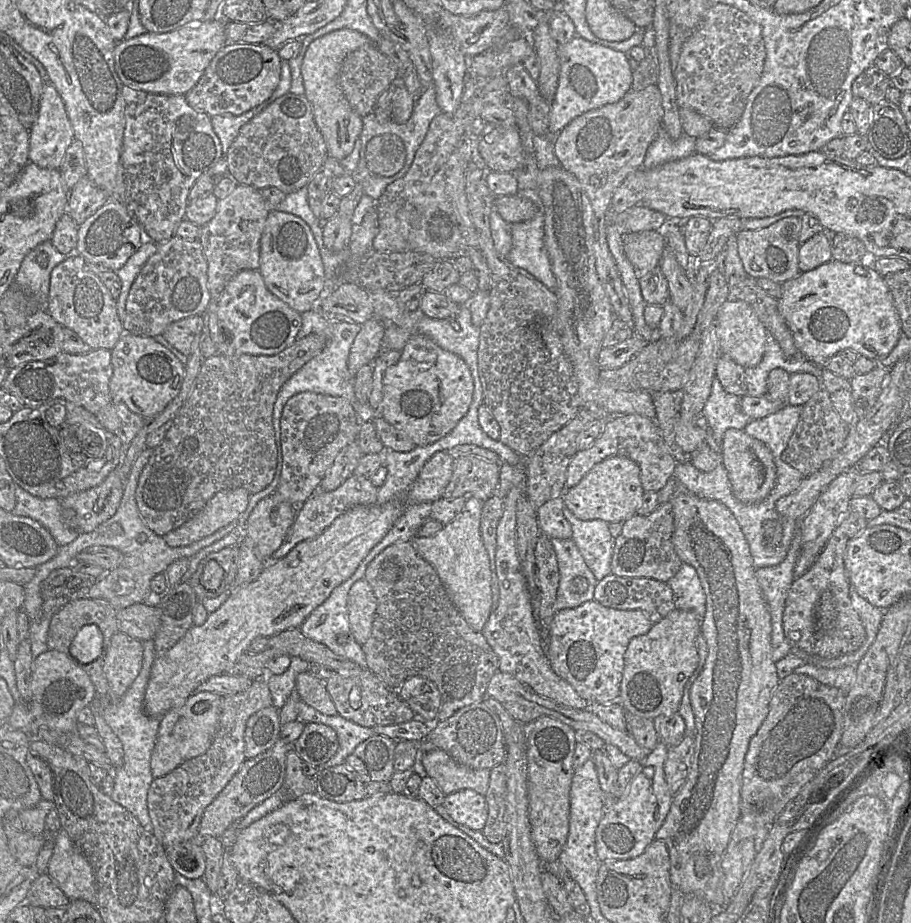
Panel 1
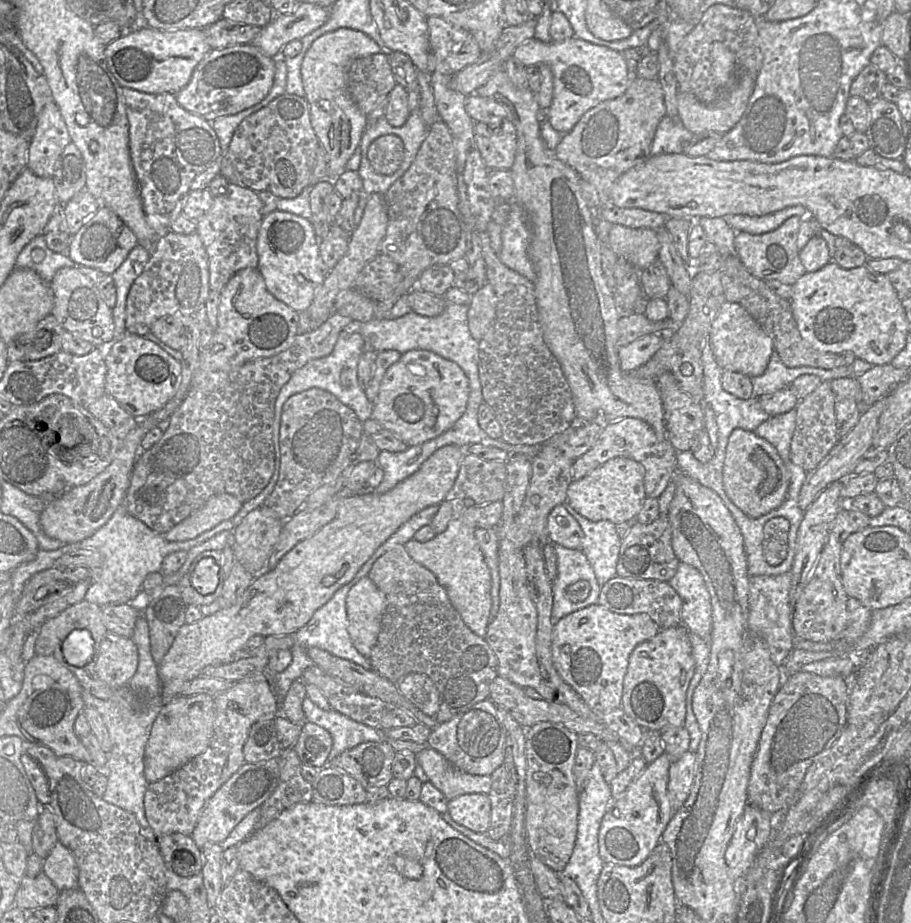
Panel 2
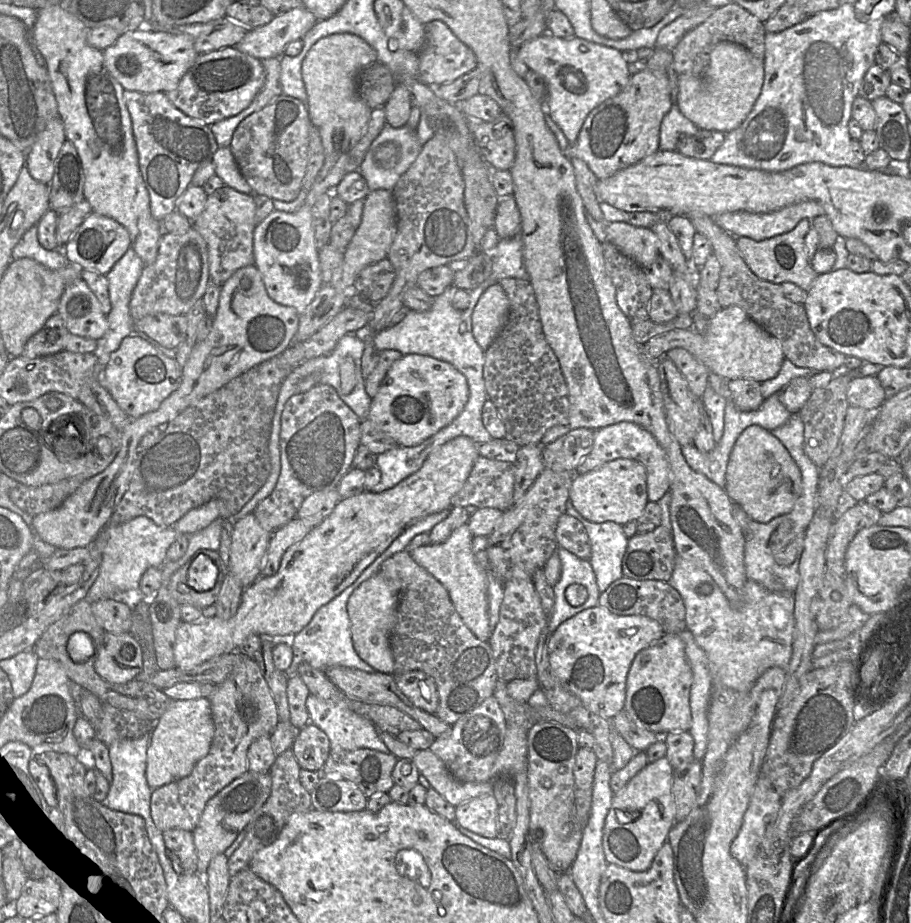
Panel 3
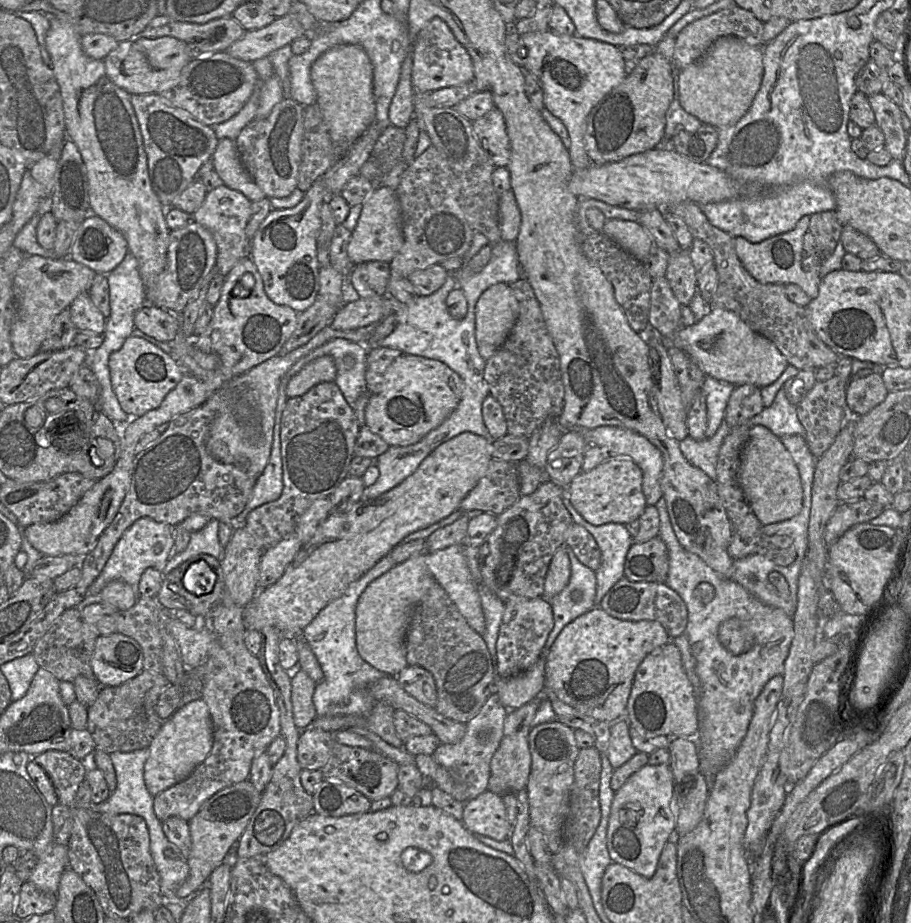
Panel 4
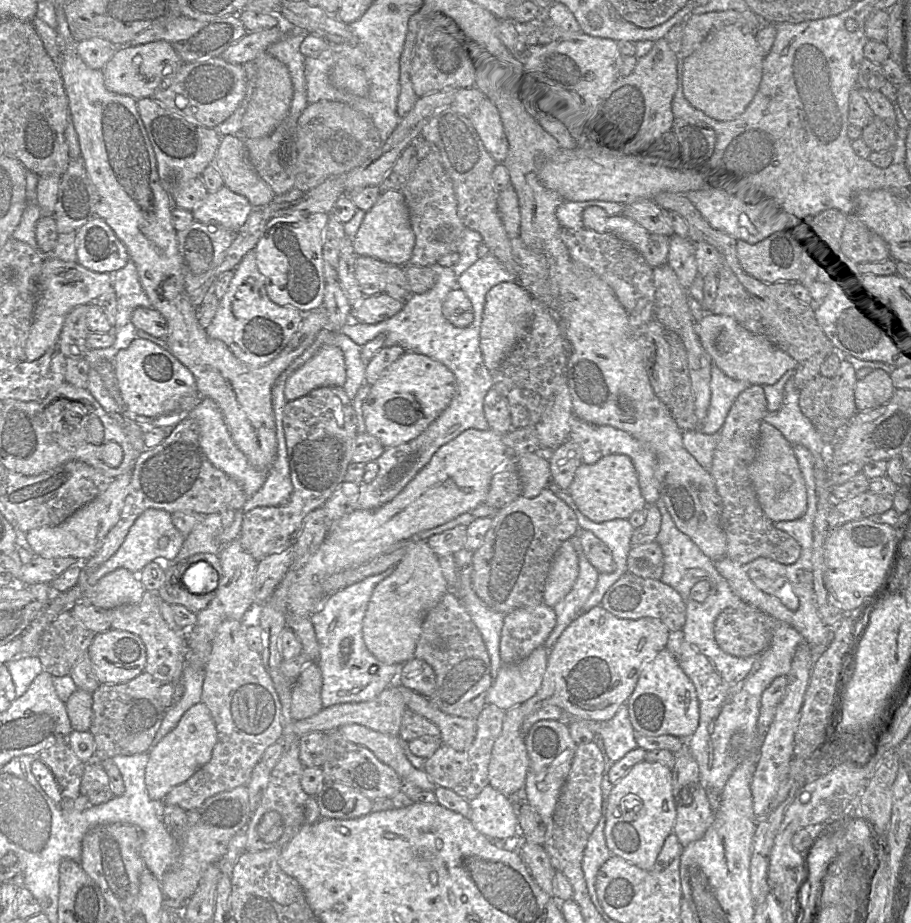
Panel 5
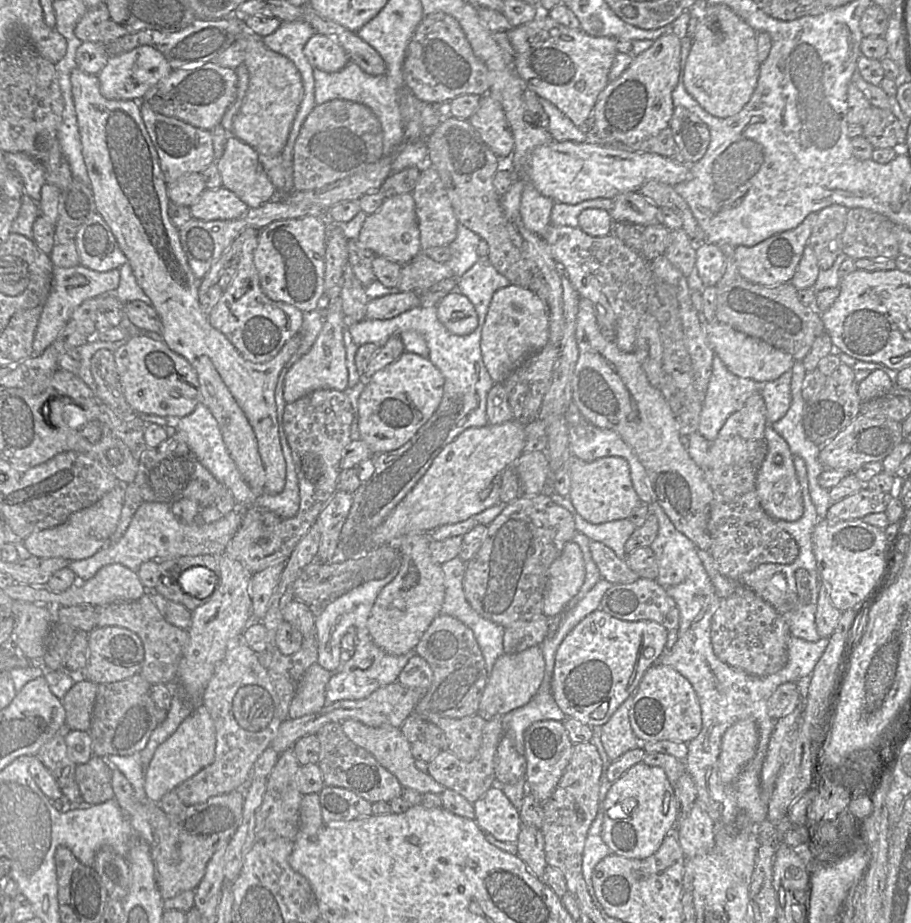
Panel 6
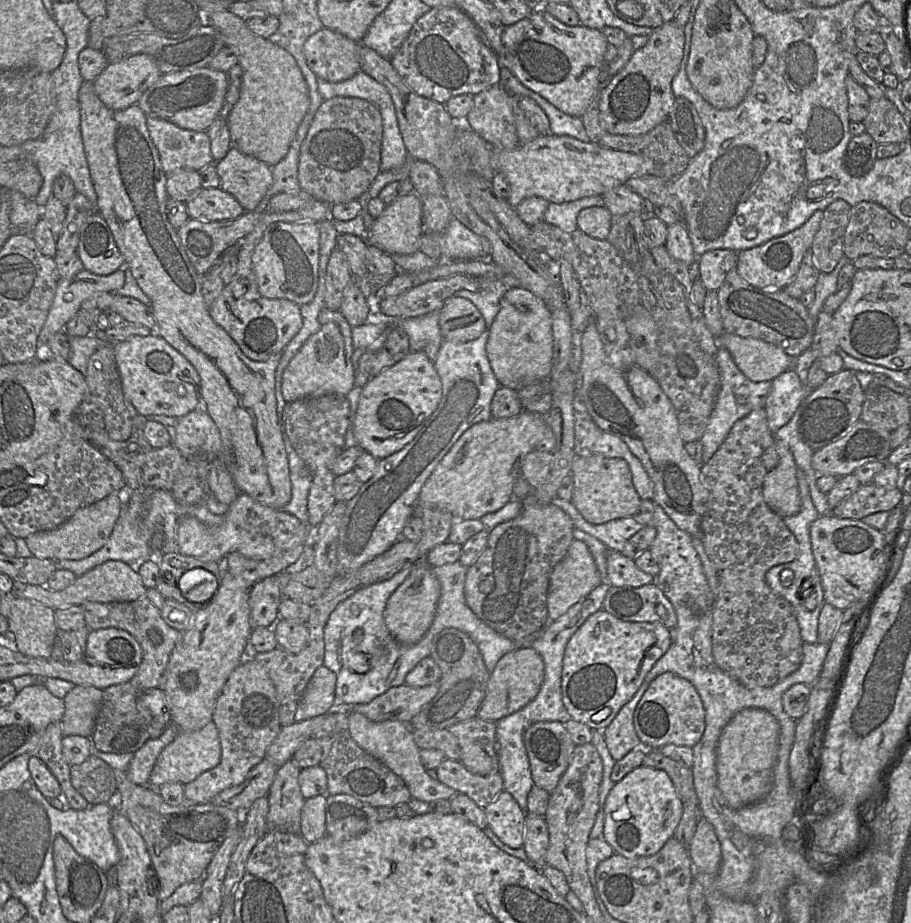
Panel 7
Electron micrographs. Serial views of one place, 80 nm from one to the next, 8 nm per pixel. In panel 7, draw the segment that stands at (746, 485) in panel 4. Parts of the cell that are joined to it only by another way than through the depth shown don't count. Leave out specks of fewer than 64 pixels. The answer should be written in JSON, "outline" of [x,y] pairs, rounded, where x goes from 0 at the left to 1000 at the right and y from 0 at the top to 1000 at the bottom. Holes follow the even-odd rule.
{"outline":[[[852,476],[854,504],[844,510],[838,521],[836,535],[847,554],[857,560],[870,559],[879,551],[879,541],[874,519],[875,506],[864,481]]]}

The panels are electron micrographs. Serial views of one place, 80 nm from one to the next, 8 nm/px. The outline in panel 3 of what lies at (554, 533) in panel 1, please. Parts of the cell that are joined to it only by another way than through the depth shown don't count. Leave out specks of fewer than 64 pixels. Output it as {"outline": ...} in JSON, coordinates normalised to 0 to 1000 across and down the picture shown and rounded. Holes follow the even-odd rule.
{"outline":[[[619,556],[615,559],[609,574],[614,593],[623,596],[633,603],[647,607],[649,589],[640,568],[631,560]]]}

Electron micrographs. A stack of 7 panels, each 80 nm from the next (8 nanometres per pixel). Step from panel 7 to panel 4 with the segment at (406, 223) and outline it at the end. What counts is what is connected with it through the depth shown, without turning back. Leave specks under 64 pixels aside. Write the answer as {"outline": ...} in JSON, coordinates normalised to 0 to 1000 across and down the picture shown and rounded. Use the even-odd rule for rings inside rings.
{"outline":[[[413,202],[397,223],[396,233],[382,265],[382,278],[387,288],[405,283],[428,285],[443,263],[437,212],[432,205]]]}

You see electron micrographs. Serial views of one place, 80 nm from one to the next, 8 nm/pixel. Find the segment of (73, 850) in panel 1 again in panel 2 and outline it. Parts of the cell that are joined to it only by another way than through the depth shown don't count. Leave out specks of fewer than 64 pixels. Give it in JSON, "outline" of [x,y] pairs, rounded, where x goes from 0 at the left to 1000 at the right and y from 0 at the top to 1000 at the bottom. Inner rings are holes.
{"outline":[[[64,911],[48,931],[48,947],[65,965],[80,964],[87,960],[87,940],[78,922]]]}

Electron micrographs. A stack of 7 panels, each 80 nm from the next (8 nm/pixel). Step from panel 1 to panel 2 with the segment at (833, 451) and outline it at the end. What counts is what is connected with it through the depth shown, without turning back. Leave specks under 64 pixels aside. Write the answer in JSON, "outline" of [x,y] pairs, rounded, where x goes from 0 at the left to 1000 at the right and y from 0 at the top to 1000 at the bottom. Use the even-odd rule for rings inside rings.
{"outline":[[[902,413],[873,441],[874,460],[868,475],[866,495],[872,503],[878,505],[885,511],[895,507],[922,476],[917,449],[918,433],[911,413]]]}

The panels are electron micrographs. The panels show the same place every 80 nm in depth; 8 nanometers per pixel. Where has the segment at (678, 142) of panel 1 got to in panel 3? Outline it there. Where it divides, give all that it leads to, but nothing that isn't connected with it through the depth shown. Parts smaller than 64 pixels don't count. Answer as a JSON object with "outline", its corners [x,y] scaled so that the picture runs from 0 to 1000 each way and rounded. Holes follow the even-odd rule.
{"outline":[[[737,107],[737,117],[724,133],[723,163],[742,163],[744,150],[762,146],[767,139],[745,120],[742,107]]]}

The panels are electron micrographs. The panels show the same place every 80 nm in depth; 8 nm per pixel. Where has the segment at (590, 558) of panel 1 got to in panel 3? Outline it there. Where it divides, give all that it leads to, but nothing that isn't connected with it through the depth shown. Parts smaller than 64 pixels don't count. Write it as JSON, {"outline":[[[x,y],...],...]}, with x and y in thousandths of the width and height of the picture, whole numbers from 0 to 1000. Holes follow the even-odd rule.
{"outline":[[[625,541],[621,544],[621,556],[636,563],[643,573],[649,589],[647,609],[660,644],[671,632],[685,624],[683,606],[690,583],[687,582],[683,569],[676,566],[653,567],[642,562]]]}

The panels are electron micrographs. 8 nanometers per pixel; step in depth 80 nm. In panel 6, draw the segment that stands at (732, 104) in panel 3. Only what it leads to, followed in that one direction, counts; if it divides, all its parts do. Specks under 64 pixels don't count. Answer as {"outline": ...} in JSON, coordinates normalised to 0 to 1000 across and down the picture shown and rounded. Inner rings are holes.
{"outline":[[[765,1],[756,11],[757,17],[764,16],[765,27],[750,76],[751,93],[778,124],[788,128],[805,126],[823,108],[831,93],[832,35],[795,4],[774,7],[774,2]]]}

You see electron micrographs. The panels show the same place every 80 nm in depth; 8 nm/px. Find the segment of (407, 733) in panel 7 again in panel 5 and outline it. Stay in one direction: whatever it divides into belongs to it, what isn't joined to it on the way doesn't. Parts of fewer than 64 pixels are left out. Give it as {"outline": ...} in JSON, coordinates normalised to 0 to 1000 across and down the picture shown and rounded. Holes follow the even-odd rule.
{"outline":[[[382,784],[371,789],[378,800],[389,806],[397,807],[405,811],[418,826],[428,830],[440,843],[461,853],[463,856],[477,857],[482,852],[477,850],[465,834],[452,830],[445,818],[448,804],[442,804],[438,797],[422,795],[394,784]]]}

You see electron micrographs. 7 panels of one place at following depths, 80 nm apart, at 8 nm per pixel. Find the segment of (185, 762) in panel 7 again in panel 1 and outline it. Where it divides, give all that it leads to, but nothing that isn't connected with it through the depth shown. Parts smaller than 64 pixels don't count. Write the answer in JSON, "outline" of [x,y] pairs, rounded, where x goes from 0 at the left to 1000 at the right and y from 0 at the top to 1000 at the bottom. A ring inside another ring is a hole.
{"outline":[[[223,749],[212,751],[202,764],[184,770],[177,777],[165,823],[169,844],[183,840],[203,824],[226,815],[239,789],[243,769],[244,755],[234,750]]]}

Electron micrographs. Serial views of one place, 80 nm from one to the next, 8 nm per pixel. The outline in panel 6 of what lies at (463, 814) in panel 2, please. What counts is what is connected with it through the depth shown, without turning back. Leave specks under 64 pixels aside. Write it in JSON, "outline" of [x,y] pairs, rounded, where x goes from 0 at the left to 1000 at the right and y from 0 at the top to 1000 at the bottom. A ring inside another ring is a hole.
{"outline":[[[543,849],[521,870],[521,888],[531,902],[552,912],[568,913],[573,897],[570,878]]]}

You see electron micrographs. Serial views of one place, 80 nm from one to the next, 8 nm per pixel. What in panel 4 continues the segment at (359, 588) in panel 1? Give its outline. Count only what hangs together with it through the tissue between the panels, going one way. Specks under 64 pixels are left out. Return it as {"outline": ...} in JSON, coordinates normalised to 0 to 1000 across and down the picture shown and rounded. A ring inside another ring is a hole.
{"outline":[[[467,597],[435,611],[411,629],[395,645],[391,655],[391,702],[395,712],[412,725],[436,732],[447,719],[446,686],[454,660],[479,629],[467,609]]]}

